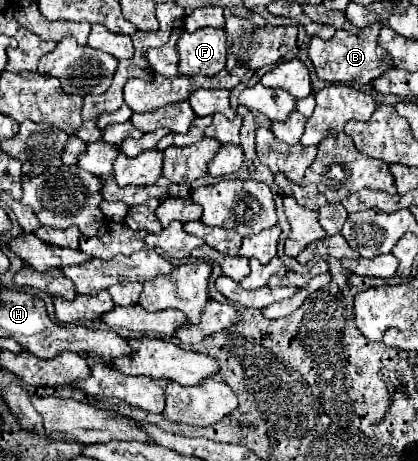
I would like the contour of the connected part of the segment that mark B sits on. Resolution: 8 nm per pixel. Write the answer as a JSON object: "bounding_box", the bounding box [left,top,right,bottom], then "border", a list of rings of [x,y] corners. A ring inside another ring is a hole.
{"bounding_box":[308,24,392,86],"border":[[[380,24],[366,26],[358,30],[358,34],[348,34],[346,30],[338,30],[334,38],[328,42],[320,38],[312,38],[308,54],[314,64],[314,70],[320,80],[332,82],[332,84],[350,84],[350,86],[368,86],[372,80],[382,76],[388,68],[392,68],[392,58],[380,50],[376,38],[380,32]]]}

